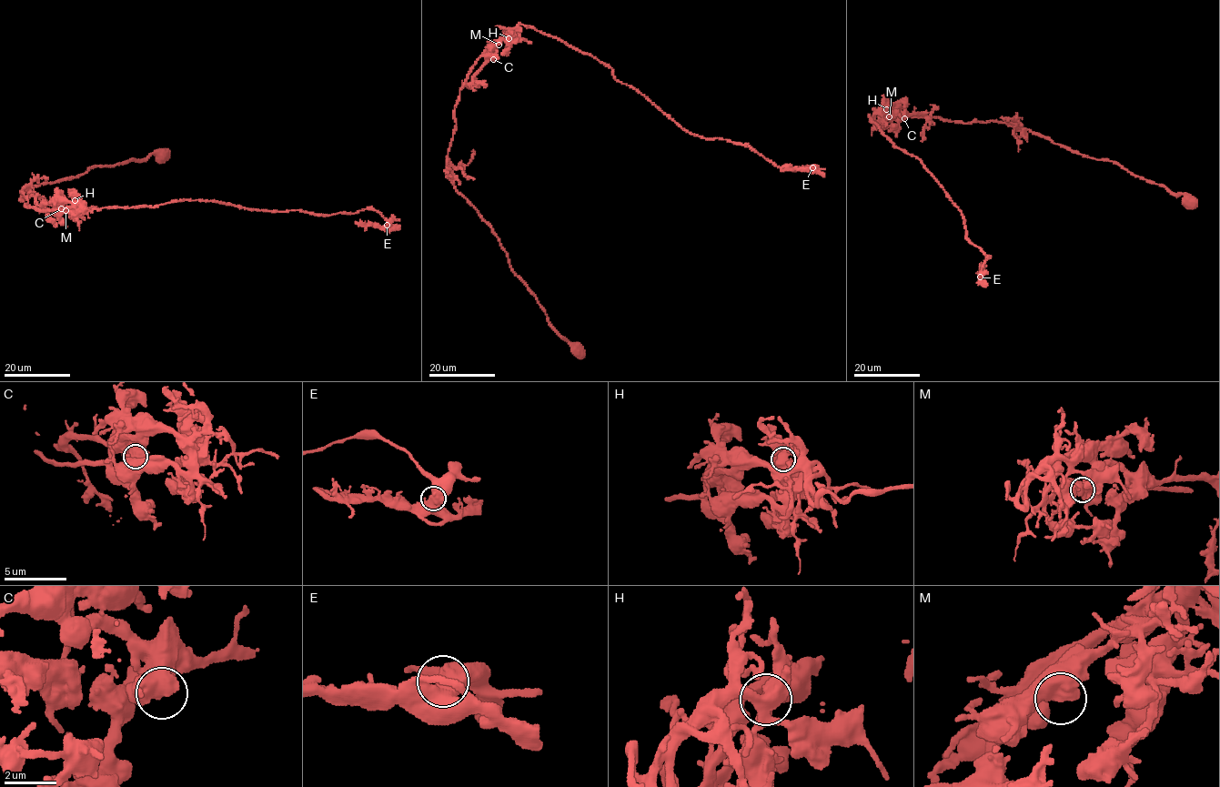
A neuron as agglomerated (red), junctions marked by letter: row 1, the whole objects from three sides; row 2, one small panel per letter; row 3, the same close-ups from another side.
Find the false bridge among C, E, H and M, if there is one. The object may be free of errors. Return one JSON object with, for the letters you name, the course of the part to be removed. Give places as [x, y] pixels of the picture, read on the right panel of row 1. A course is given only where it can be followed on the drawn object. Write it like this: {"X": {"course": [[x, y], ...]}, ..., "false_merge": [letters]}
{"E": {"course": [[980, 277], [984, 265]]}, "false_merge": ["E"]}

